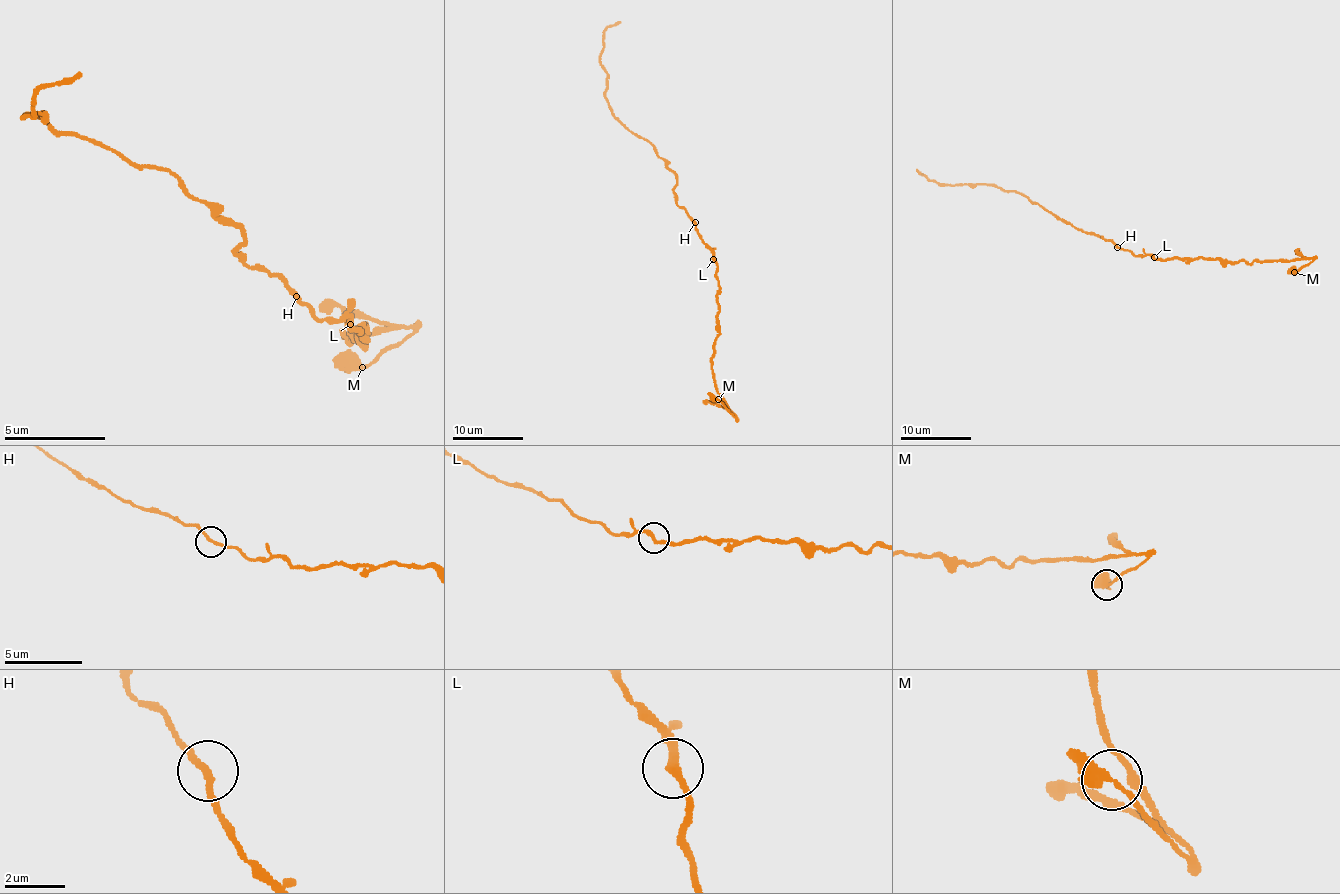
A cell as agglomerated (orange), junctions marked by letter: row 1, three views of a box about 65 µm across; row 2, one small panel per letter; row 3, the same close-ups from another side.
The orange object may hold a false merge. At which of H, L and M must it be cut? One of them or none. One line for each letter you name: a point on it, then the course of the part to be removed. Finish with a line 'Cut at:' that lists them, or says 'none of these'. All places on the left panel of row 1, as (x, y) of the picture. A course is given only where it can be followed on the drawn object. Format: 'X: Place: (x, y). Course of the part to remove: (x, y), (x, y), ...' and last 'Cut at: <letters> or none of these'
H: Place: (296, 296). Course of the part to remove: (295, 295), (164, 168), (22, 118), (47, 82), (83, 72)
Cut at: H

